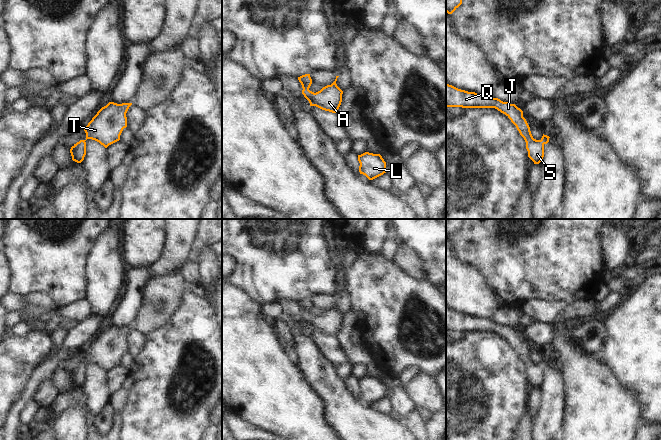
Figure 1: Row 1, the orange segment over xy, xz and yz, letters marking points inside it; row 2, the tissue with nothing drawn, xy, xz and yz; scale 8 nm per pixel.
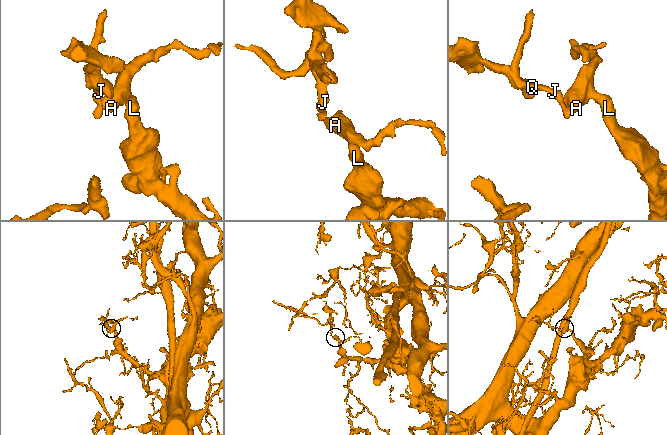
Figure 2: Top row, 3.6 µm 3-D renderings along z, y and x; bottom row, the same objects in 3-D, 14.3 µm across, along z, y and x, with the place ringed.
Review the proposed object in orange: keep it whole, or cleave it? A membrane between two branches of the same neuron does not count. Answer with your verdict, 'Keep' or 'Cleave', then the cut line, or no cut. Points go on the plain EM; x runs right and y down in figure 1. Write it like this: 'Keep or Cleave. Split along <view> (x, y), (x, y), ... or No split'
Keep. No split.

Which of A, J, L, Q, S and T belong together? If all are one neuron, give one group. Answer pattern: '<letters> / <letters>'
A J L Q S T

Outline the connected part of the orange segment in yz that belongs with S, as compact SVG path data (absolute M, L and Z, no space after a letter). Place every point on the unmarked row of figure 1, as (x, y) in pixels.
M446 307L446 331L462 332L495 332L505 338L516 350L520 359L526 366L528 381L539 388L544 381L544 369L549 366L549 360L544 359L540 364L533 362L530 351L523 341L523 335L515 328L503 326L487 318L477 318L458 313Z

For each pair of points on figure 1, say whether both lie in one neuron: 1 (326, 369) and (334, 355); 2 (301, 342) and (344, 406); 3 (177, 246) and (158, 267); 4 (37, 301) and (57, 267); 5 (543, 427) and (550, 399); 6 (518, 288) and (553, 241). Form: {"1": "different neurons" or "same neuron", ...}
{"1": "different neurons", "2": "same neuron", "3": "same neuron", "4": "different neurons", "5": "same neuron", "6": "same neuron"}

